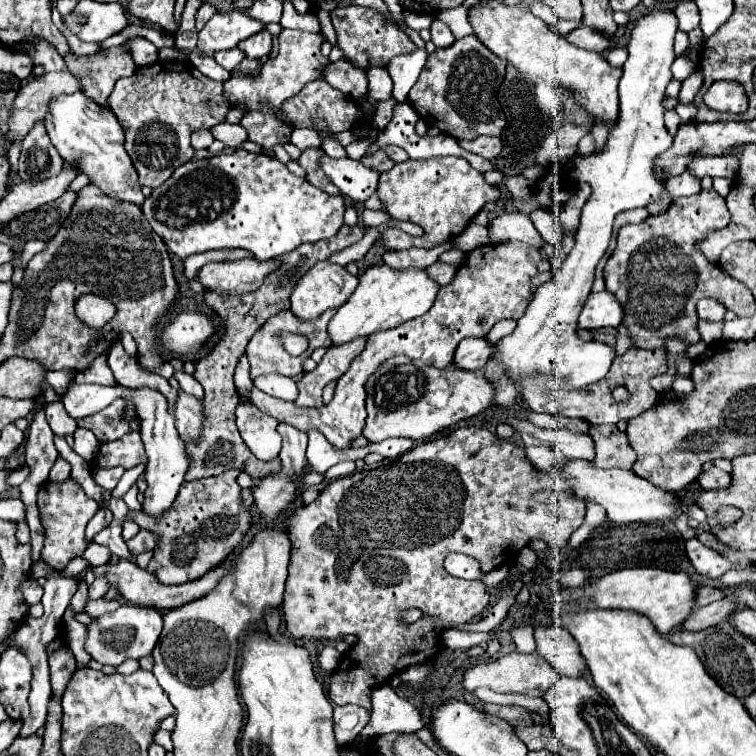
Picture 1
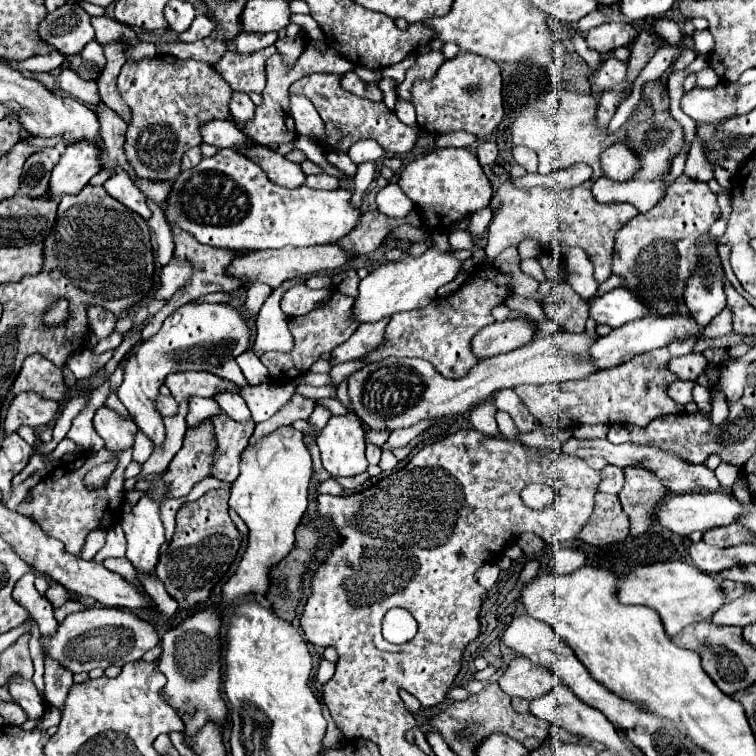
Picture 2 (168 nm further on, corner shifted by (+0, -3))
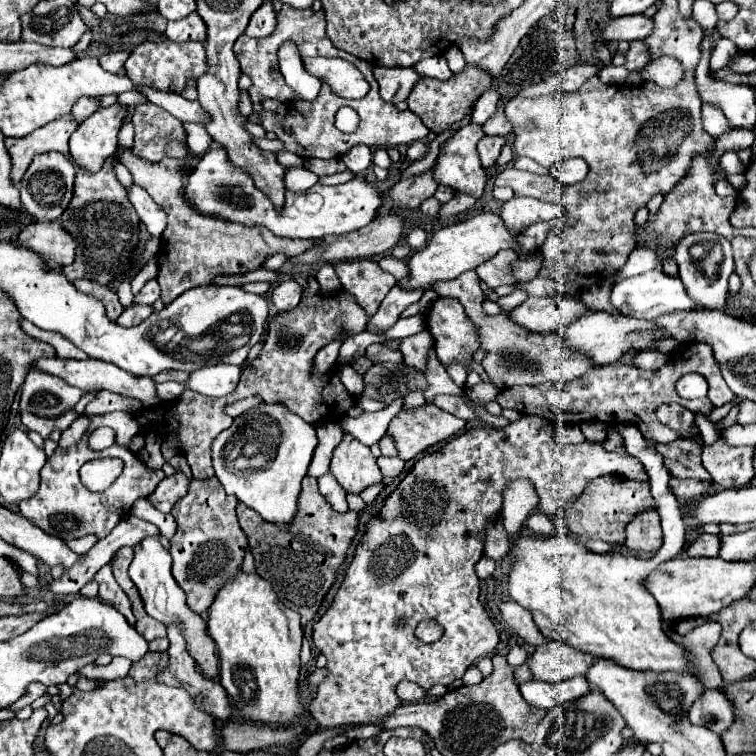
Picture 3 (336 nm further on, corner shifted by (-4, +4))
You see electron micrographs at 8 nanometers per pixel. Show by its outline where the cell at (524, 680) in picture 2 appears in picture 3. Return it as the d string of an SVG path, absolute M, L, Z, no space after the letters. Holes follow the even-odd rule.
M550 641L546 645L540 645L530 655L528 667L532 671L532 679L558 683L576 675L584 675L594 659L596 657L570 649L570 645L562 645L562 641Z

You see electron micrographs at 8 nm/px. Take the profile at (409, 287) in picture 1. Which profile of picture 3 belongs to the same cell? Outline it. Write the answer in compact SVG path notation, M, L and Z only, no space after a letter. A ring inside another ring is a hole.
M482 213L482 215L476 215L472 219L460 221L458 225L442 227L442 229L434 231L432 239L426 243L424 249L416 251L406 261L408 277L406 279L398 279L398 285L404 291L416 291L416 289L424 291L424 289L432 289L432 285L436 281L456 279L460 273L476 269L478 265L482 265L484 261L494 257L500 249L504 249L504 247L516 249L516 245L512 243L514 235L516 233L510 233L506 229L506 225L500 221L500 217L494 215L494 213Z

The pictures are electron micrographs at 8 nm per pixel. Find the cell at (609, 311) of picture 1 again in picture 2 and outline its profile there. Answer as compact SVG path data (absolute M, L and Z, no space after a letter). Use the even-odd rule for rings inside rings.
M616 288L594 300L590 306L590 314L598 324L620 328L626 322L648 316L650 308L646 310L646 304L642 304L642 300L638 300L638 296L634 296L628 288Z

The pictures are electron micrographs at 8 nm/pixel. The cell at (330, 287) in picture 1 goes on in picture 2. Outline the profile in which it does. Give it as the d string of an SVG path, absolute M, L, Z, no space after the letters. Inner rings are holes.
M296 284L290 290L284 292L280 300L280 308L286 316L302 316L308 314L310 310L322 306L328 298L332 296L332 288L320 288L320 290L310 290L304 284Z

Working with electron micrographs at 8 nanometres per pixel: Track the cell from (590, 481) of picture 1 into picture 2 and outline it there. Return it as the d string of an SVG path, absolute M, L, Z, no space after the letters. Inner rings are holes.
M708 492L708 494L672 494L672 498L662 500L660 506L656 508L656 520L666 526L668 530L680 534L680 536L688 536L696 530L706 532L712 528L722 528L722 526L730 526L734 524L742 514L744 514L744 506L728 492Z

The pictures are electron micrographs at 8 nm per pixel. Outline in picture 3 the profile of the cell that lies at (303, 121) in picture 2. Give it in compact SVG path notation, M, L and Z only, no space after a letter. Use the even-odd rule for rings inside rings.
M286 41L286 43L280 45L280 49L278 49L278 67L280 67L280 73L286 81L286 85L292 87L294 93L302 101L310 101L310 103L316 101L322 83L320 83L320 79L316 79L314 75L310 75L304 69L298 45L294 41Z

